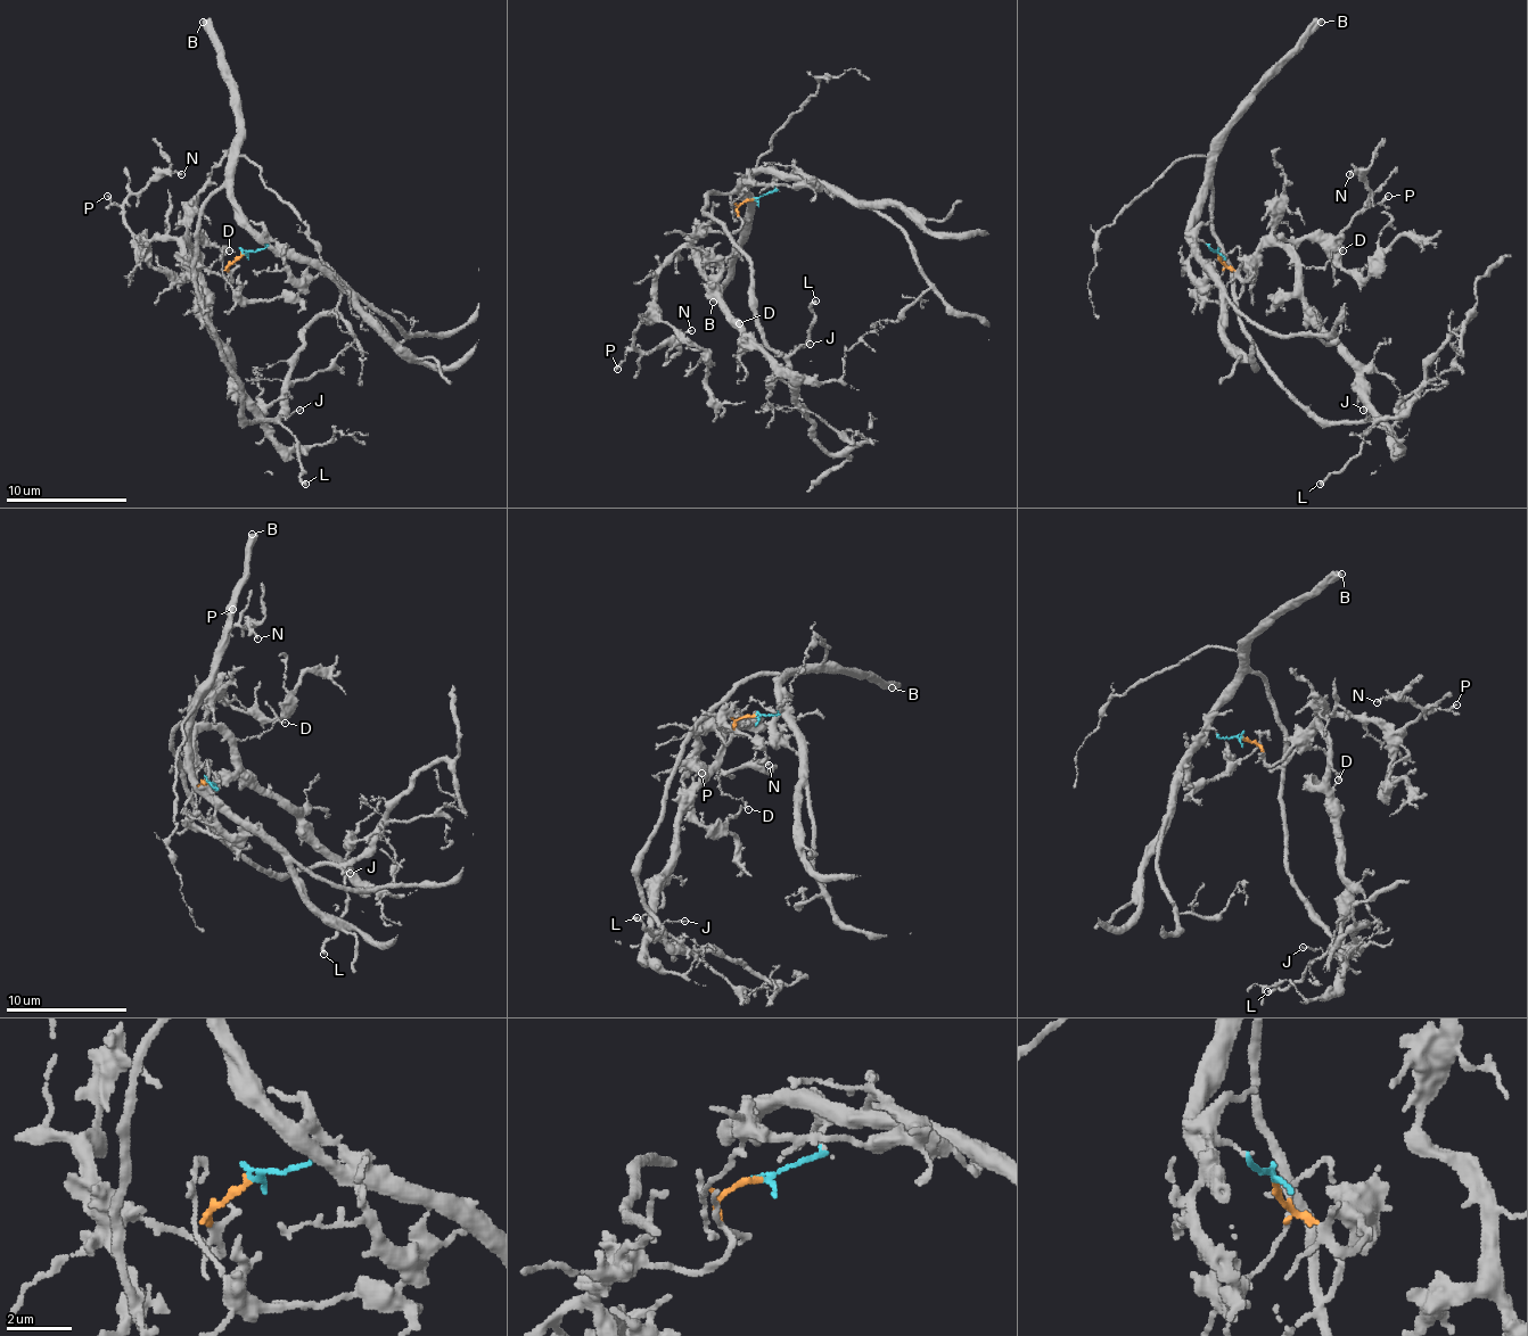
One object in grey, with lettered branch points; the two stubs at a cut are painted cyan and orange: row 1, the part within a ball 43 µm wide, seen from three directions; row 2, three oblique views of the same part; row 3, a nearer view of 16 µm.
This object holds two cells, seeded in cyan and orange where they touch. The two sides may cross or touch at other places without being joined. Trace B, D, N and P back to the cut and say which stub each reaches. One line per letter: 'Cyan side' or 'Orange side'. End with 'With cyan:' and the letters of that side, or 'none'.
B: Cyan side
D: Orange side
N: Orange side
P: Orange side
With cyan: B

